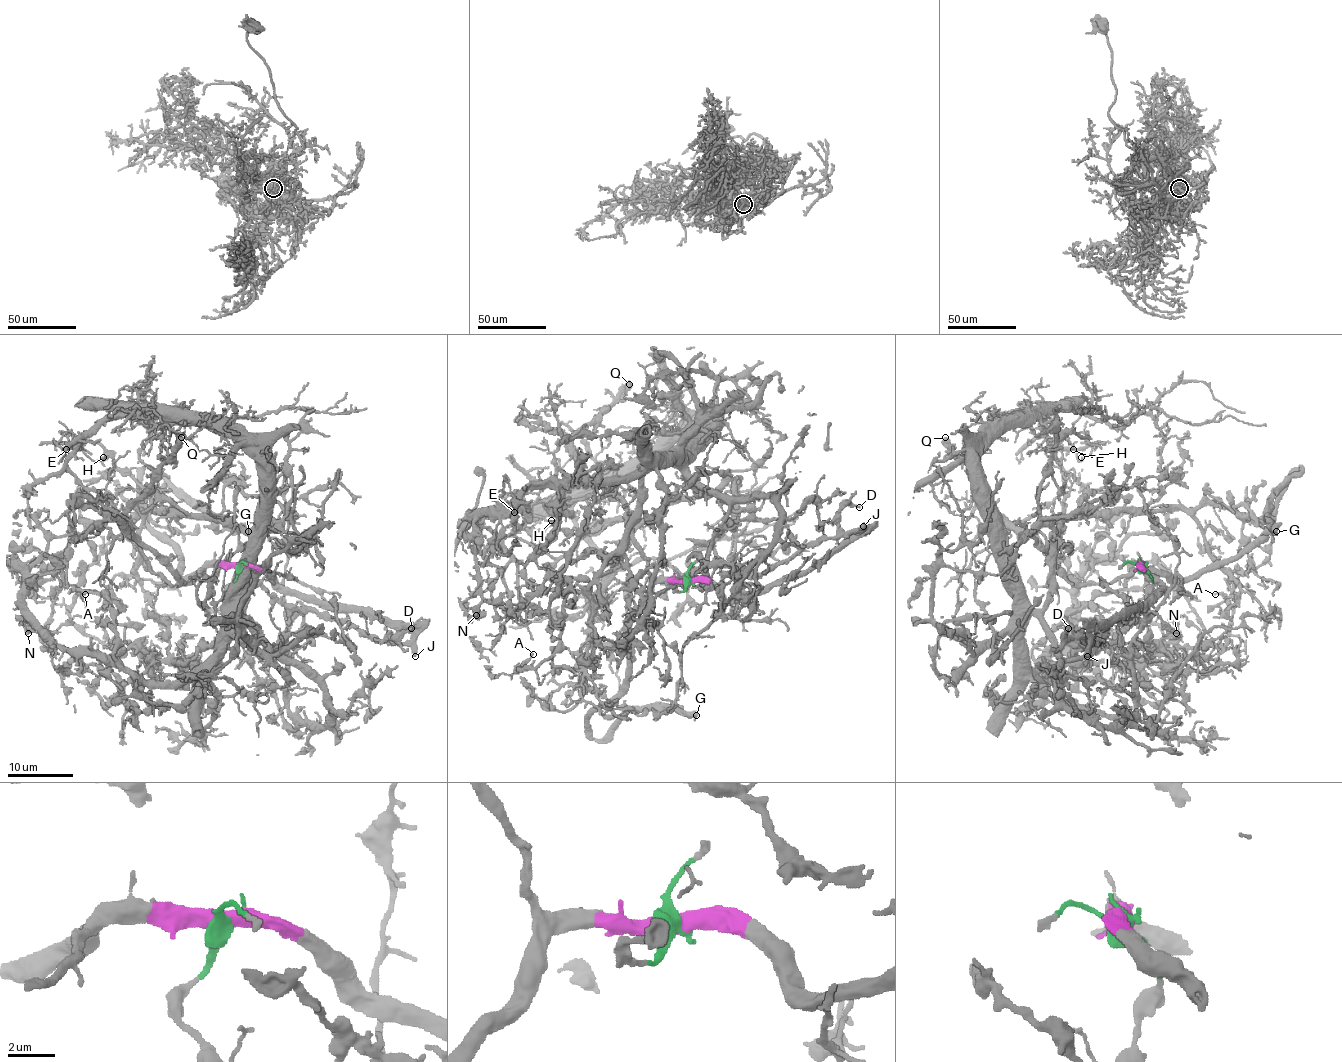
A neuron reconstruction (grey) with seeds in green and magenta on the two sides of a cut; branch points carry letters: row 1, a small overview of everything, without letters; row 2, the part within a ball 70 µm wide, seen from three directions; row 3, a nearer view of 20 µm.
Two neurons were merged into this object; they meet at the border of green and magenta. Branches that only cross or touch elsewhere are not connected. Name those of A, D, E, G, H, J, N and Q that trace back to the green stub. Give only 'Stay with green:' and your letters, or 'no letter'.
Stay with green: A, E, H, N

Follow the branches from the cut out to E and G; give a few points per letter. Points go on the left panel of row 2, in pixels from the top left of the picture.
E: (241, 566), (227, 595), (280, 659), (241, 610), (260, 491), (236, 440), (108, 414), (66, 450)
G: (241, 566), (209, 566), (180, 579), (180, 553), (144, 514), (142, 469), (249, 532)

